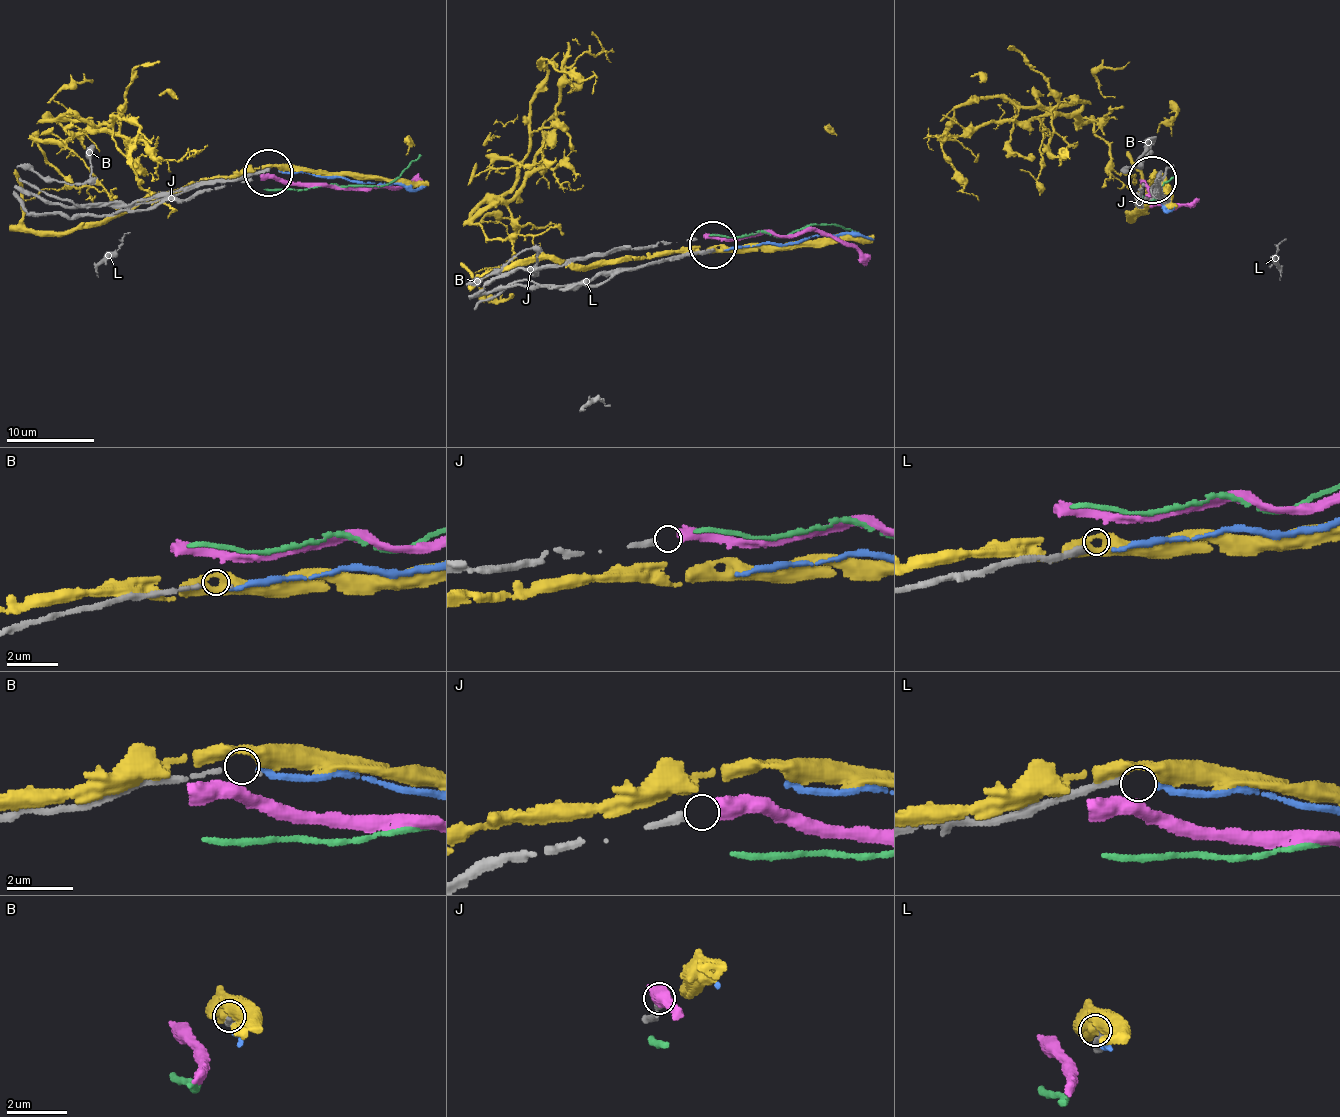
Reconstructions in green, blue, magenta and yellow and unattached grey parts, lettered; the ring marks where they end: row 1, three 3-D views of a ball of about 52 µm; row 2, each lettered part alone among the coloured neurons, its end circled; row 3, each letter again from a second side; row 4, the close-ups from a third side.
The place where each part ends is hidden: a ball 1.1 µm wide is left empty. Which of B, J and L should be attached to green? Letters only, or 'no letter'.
no letter

